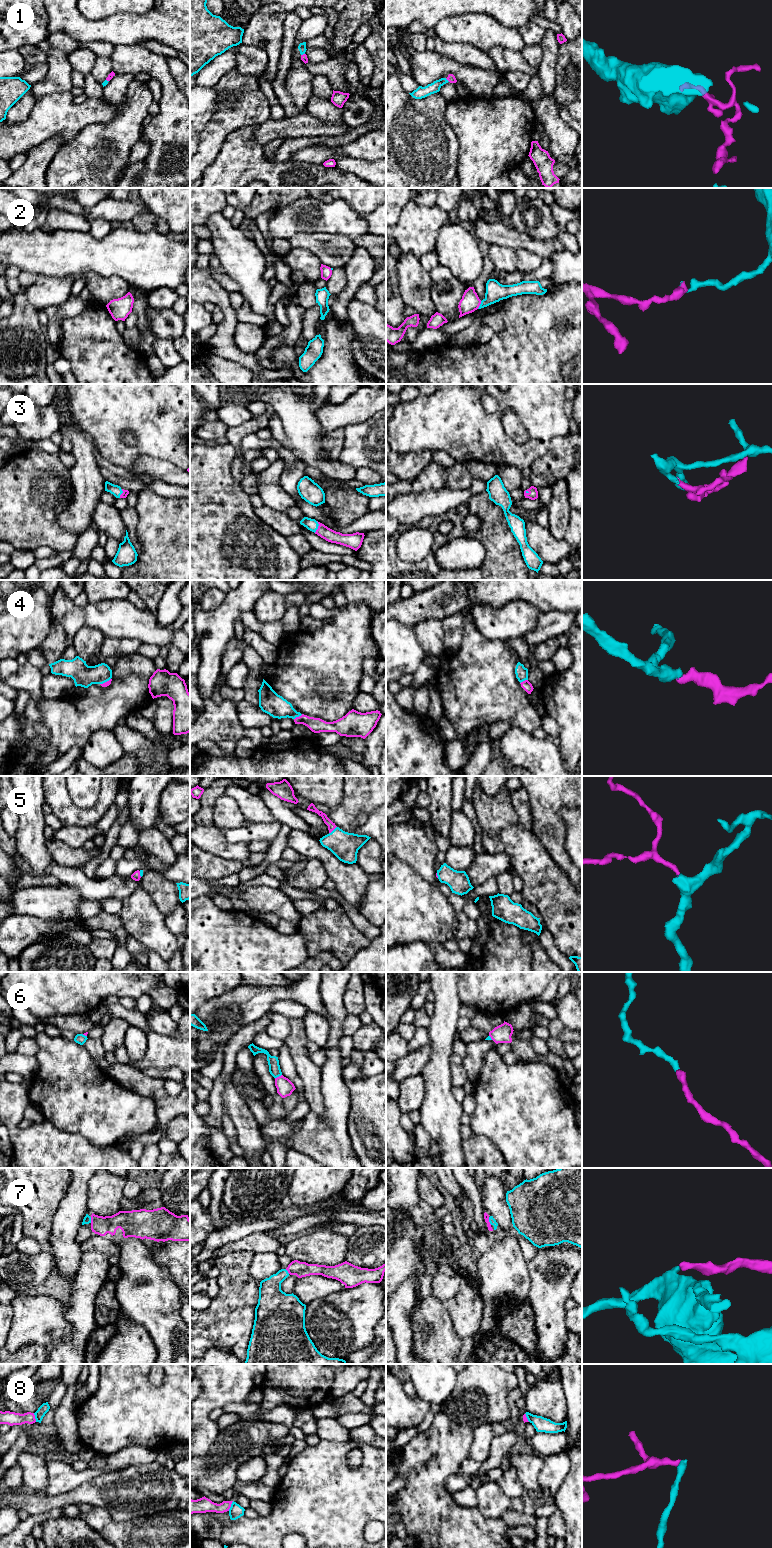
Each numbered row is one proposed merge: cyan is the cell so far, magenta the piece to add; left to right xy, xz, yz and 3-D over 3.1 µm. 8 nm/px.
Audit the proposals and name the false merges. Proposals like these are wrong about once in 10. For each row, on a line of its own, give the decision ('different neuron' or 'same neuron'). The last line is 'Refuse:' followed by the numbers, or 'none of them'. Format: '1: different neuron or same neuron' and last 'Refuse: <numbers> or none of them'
1: same neuron
2: same neuron
3: same neuron
4: same neuron
5: same neuron
6: same neuron
7: same neuron
8: different neuron
Refuse: 8

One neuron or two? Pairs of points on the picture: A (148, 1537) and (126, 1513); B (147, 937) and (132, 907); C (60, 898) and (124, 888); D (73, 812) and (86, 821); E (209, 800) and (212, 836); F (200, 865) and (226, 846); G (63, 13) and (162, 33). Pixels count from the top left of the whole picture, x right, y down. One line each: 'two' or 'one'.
A: two
B: one
C: two
D: one
E: two
F: two
G: one

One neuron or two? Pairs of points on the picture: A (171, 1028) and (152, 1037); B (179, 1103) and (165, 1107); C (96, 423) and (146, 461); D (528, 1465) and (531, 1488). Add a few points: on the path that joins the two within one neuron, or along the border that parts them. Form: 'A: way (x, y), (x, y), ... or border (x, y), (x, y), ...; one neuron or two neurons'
A: border (145, 1015), (152, 1030), (179, 1036); two neurons
B: way (176, 1106), (168, 1107); one neuron
C: border (162, 459), (138, 456), (129, 470); two neurons
D: way (528, 1471), (530, 1482); one neuron

